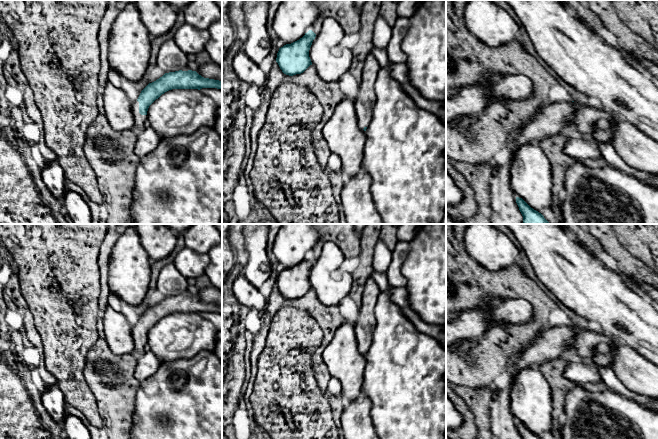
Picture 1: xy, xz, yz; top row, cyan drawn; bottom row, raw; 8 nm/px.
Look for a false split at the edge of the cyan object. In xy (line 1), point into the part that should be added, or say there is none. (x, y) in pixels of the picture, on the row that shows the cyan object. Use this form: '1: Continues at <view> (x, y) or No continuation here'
1: Continues at xy (139, 120)

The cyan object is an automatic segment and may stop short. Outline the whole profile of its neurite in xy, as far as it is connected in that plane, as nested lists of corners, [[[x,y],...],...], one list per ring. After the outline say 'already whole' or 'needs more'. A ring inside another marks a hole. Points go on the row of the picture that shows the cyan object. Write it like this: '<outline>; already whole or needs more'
[[[175,71],[165,73],[156,81],[149,83],[140,93],[138,99],[132,103],[134,116],[134,130],[139,133],[145,127],[149,106],[165,92],[172,89],[202,89],[217,88],[222,90],[222,82],[219,80],[204,78],[196,71]]]; needs more

